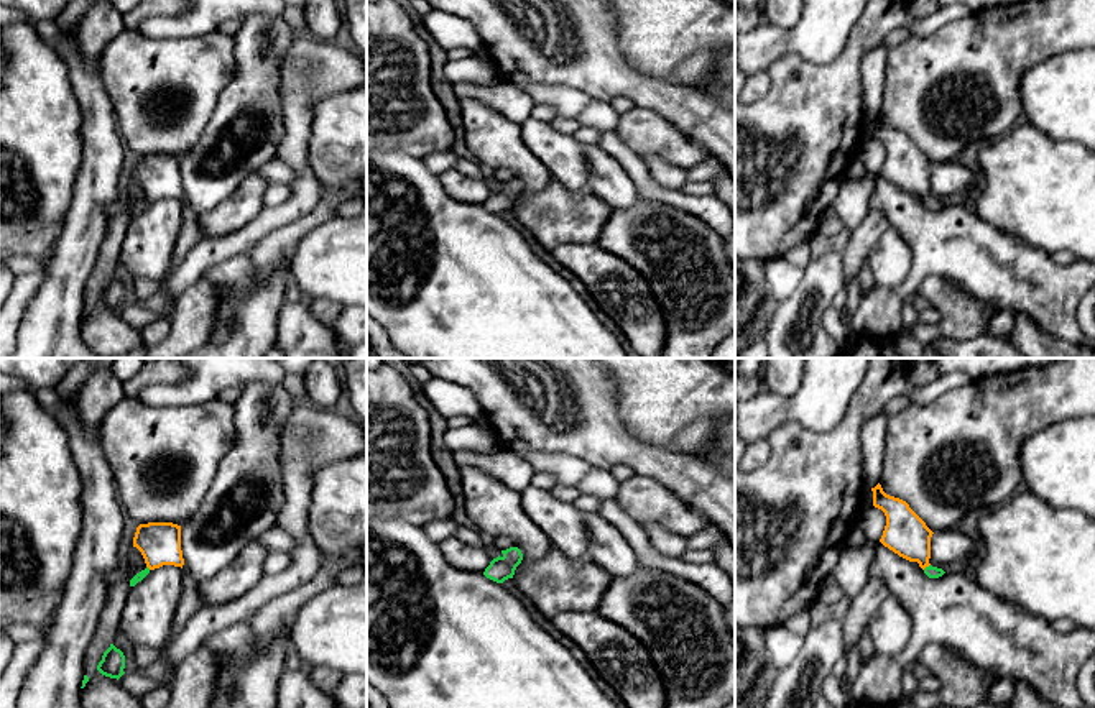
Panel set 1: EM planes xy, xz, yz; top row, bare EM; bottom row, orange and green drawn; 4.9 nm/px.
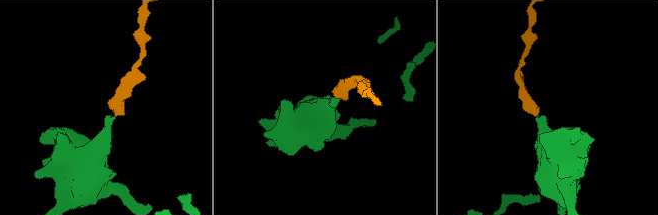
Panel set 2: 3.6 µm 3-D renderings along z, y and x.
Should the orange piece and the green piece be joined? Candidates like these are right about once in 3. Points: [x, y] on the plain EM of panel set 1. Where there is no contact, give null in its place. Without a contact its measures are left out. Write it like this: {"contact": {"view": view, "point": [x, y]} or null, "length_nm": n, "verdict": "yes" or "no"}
{"contact": {"view": "yz", "point": [926, 197]}, "length_nm": 50, "verdict": "yes"}

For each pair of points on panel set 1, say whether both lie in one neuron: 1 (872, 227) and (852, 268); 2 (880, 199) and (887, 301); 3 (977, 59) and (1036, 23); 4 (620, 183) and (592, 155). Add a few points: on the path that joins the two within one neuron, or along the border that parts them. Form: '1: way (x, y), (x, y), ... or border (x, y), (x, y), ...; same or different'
1: way (865, 237), (854, 258); same
2: way (908, 222), (921, 235), (921, 270), (914, 278); same
3: way (992, 48), (1021, 35); same
4: way (614, 176), (599, 161); same

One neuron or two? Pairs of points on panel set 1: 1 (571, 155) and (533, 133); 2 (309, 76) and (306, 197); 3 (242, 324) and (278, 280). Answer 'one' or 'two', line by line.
1: one
2: one
3: one

